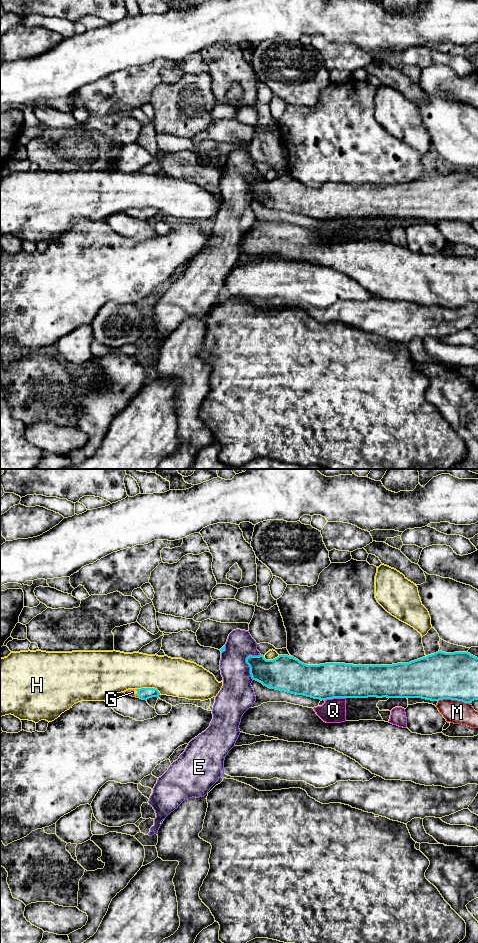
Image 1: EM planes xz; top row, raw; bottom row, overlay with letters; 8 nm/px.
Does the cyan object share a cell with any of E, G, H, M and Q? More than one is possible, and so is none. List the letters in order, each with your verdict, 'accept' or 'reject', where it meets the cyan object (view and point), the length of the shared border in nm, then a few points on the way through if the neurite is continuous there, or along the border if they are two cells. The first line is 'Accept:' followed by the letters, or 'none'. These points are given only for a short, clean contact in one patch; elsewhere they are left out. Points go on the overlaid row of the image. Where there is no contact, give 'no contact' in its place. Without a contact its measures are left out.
Accept: G
E: reject | xz (246, 662) | 220 nm | along xz (260, 654), (249, 655), (246, 658), (249, 673), (253, 679)
G: accept | xz (138, 693) | 70 nm | across xz (144, 693), (138, 693), (132, 692)
H: reject | xz (150, 688) | 190 nm
M: reject | xz (454, 699) | 260 nm
Q: reject | xz (334, 697) | 180 nm

